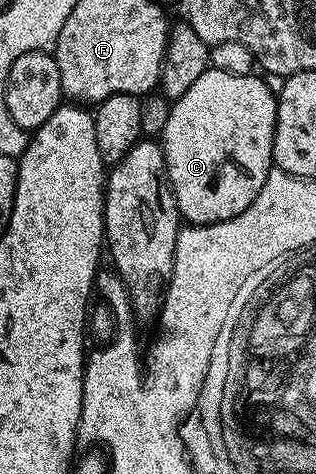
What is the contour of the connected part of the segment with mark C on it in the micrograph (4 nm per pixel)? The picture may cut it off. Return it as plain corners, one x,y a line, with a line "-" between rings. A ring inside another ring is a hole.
207,68
188,87
188,91
173,102
160,144
166,156
170,189
178,204
178,212
190,225
217,225
244,211
264,187
274,160
274,128
278,122
278,98
258,77
229,73
226,69

